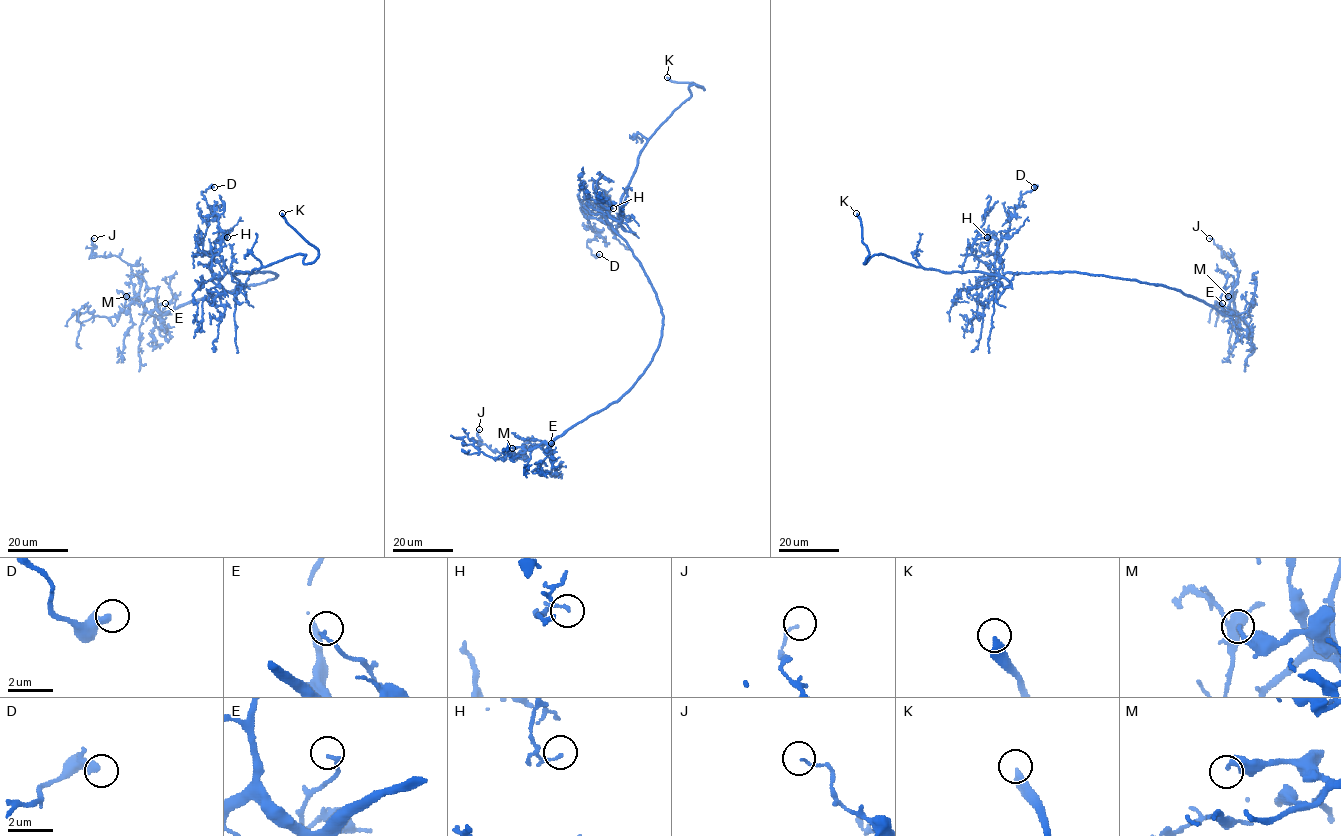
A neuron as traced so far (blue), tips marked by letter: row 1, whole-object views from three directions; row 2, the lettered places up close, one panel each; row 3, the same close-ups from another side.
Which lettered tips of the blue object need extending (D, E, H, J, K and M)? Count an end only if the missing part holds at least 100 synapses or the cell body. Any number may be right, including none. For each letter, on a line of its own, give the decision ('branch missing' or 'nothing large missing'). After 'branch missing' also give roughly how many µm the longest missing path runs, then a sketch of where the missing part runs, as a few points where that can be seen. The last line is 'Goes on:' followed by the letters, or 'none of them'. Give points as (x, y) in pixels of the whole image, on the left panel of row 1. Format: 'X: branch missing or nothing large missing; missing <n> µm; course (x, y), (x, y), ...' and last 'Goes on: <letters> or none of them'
D: nothing large missing
E: nothing large missing
H: nothing large missing
J: nothing large missing
K: branch missing; missing 15 µm
M: branch missing; missing 35 µm; course (126, 296), (111, 286), (99, 284), (93, 317), (79, 335)
Goes on: K, M

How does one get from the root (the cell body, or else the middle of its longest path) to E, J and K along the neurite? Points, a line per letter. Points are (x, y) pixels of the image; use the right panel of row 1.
E: (1060, 272), (1161, 284), (1230, 315), (1222, 303)
J: (1060, 272), (1161, 284), (1223, 314), (1238, 272), (1232, 256), (1222, 257), (1209, 238)
K: (1060, 272), (1006, 272), (1000, 293), (1010, 283), (995, 275), (883, 254), (865, 263), (856, 213)

